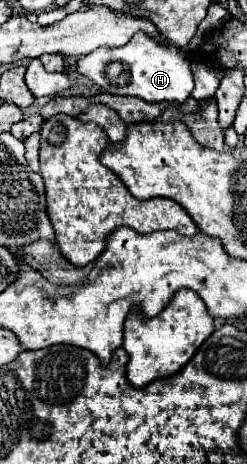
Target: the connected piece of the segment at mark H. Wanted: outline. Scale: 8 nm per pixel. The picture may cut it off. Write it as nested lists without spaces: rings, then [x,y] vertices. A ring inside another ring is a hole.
[[[144,32],[134,34],[134,38],[128,44],[124,44],[116,50],[100,48],[100,50],[94,50],[92,54],[86,54],[84,58],[78,58],[76,72],[86,76],[88,80],[92,80],[94,84],[98,84],[104,92],[118,94],[118,96],[136,96],[136,98],[142,98],[152,104],[154,102],[184,104],[190,98],[190,92],[194,88],[194,78],[190,72],[188,56],[172,44],[162,44],[154,38],[148,38],[148,34],[144,34]],[[112,62],[122,64],[122,76],[120,76],[118,84],[112,84],[106,78],[106,68]]]

